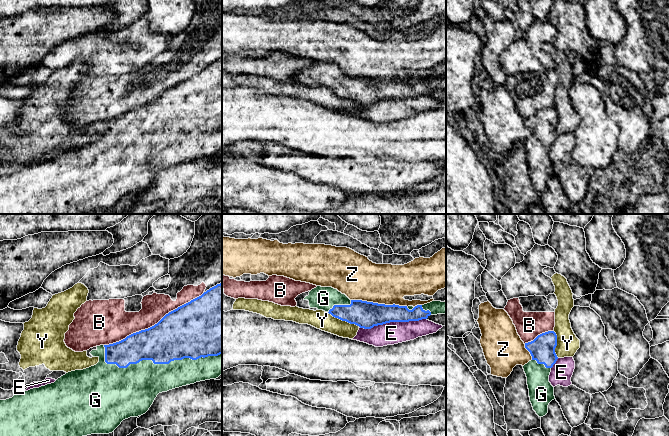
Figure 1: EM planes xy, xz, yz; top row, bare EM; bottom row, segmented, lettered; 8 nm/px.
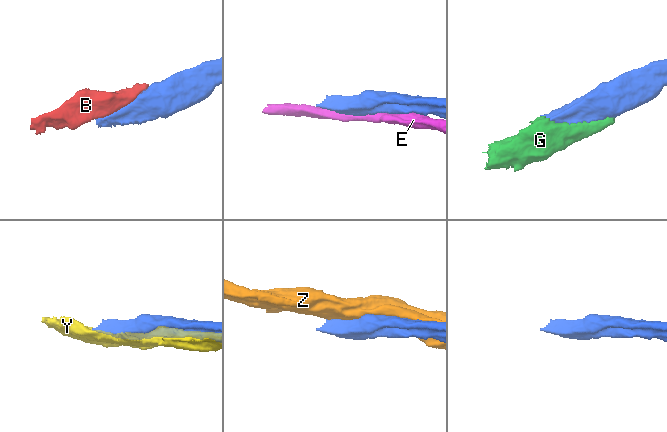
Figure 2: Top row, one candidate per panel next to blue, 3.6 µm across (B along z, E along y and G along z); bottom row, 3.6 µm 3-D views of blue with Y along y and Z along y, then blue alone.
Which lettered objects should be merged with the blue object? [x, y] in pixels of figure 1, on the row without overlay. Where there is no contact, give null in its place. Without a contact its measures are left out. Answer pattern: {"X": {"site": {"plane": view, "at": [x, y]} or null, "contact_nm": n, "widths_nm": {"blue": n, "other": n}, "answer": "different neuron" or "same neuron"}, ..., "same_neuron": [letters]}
{"B": {"site": {"plane": "xy", "at": [154, 101]}, "contact_nm": 900, "widths_nm": {"blue": 400, "other": 200}, "answer": "different neuron"}, "E": {"site": {"plane": "xz", "at": [392, 97]}, "contact_nm": 550, "widths_nm": {"blue": 220, "other": 180}, "answer": "different neuron"}, "G": {"site": {"plane": "xy", "at": [155, 139]}, "contact_nm": 950, "widths_nm": {"blue": 360, "other": 360}, "answer": "same neuron"}, "Y": {"site": {"plane": "xz", "at": [343, 96]}, "contact_nm": 280, "widths_nm": {"blue": 220, "other": 150}, "answer": "different neuron"}, "Z": {"site": {"plane": "xz", "at": [379, 80]}, "contact_nm": 460, "widths_nm": {"blue": 220, "other": 340}, "answer": "different neuron"}, "same_neuron": ["G"]}

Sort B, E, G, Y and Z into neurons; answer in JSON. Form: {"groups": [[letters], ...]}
{"groups": [["B"], ["E"], ["G"], ["Y"], ["Z"]]}

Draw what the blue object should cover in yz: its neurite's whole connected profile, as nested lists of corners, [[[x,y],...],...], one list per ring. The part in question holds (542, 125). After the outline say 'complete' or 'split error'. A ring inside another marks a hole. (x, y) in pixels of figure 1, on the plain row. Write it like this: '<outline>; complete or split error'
[[[554,107],[542,109],[533,117],[525,119],[532,136],[525,140],[523,145],[527,153],[530,178],[539,193],[548,189],[548,181],[555,175],[549,151],[558,135],[555,129],[556,122],[557,111]]]; split error

